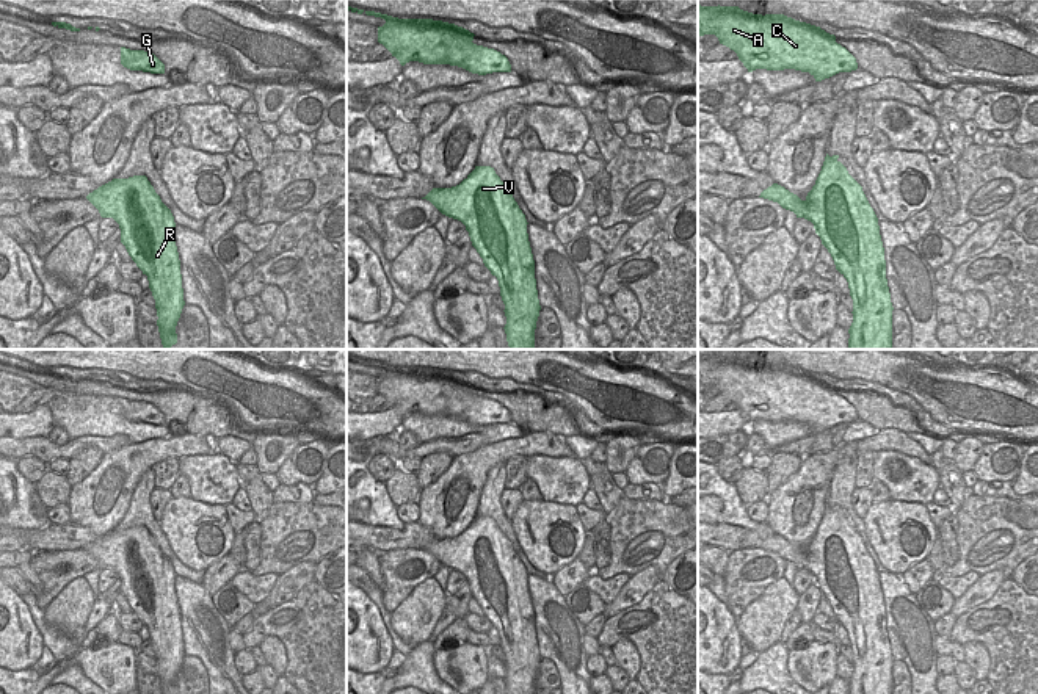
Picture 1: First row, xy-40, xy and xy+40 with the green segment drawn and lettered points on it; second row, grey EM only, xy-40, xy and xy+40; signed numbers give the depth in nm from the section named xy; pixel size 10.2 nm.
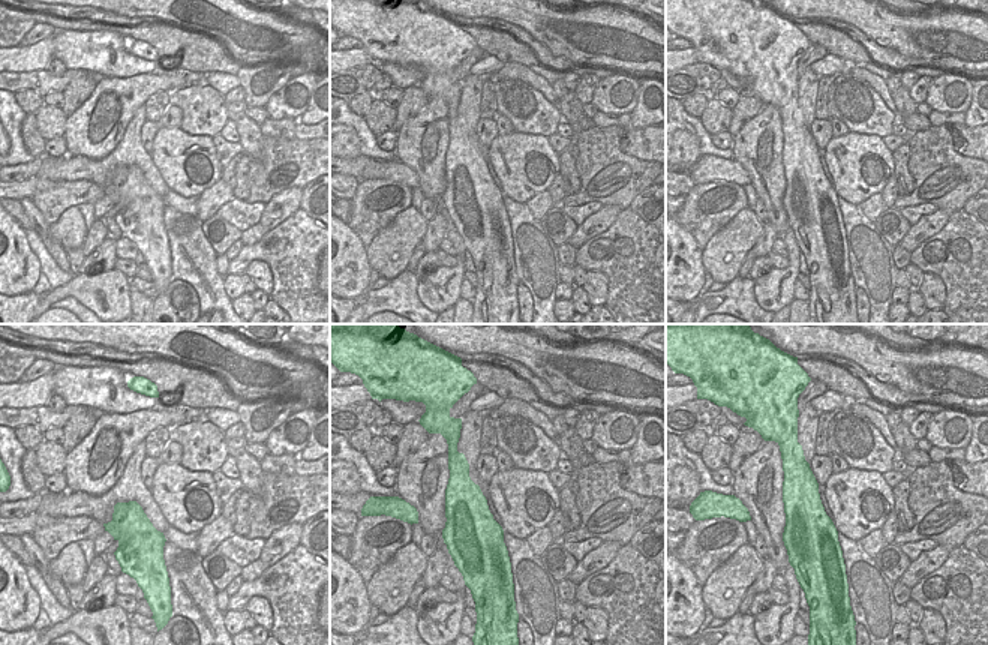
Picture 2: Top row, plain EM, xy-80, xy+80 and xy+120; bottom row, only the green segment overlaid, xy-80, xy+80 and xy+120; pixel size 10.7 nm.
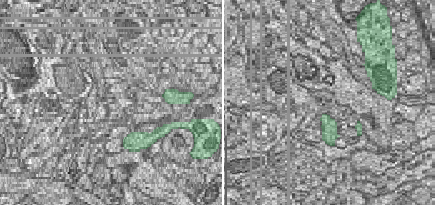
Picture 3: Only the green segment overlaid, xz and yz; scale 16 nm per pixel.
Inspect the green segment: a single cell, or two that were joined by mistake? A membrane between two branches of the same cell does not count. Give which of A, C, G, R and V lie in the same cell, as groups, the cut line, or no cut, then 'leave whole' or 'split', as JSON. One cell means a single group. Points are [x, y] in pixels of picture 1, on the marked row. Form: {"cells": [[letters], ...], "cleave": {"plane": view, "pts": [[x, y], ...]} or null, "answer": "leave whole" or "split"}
{"cells": [["A", "C", "G", "R", "V"]], "cleave": null, "answer": "leave whole"}

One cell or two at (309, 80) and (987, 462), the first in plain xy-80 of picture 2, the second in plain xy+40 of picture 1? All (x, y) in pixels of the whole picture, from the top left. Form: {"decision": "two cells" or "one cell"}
{"decision": "one cell"}

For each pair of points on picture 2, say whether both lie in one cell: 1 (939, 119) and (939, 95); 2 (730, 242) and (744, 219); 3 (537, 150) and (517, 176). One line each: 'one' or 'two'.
1: two
2: one
3: one

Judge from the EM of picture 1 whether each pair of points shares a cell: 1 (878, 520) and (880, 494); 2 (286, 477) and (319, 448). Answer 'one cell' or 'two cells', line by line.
1: two cells
2: one cell

